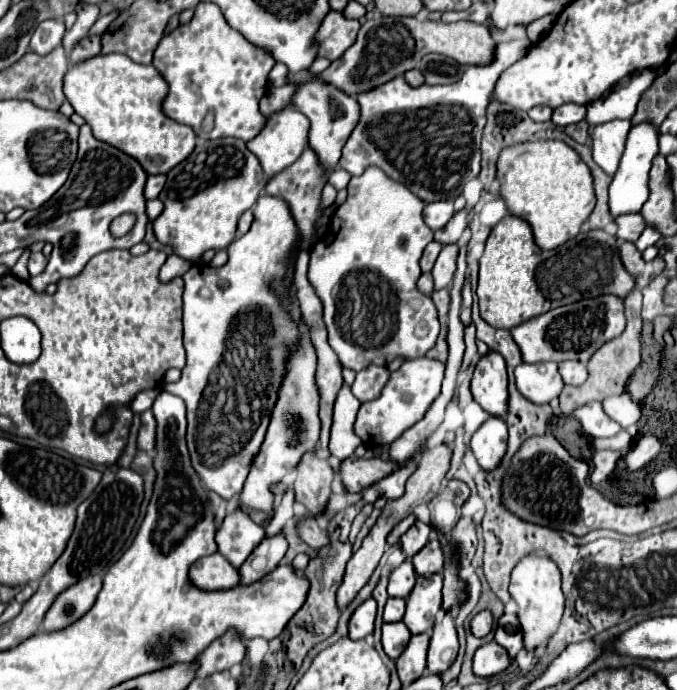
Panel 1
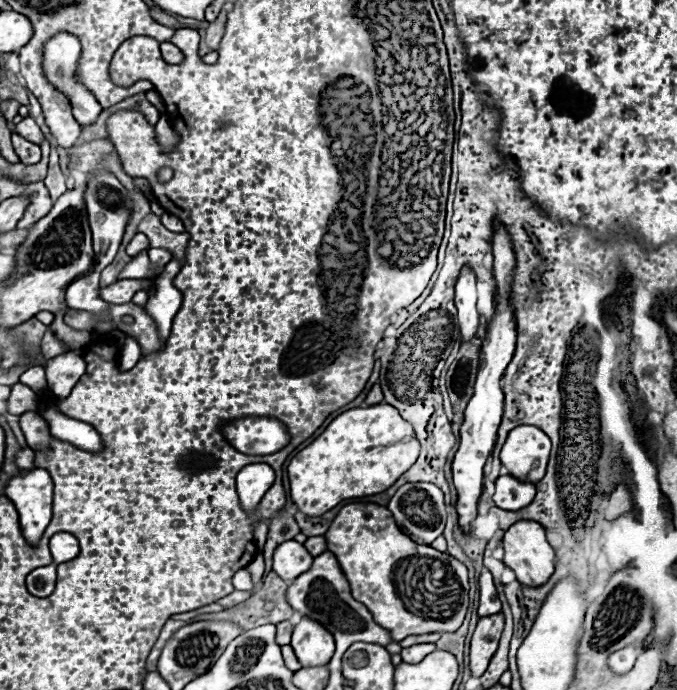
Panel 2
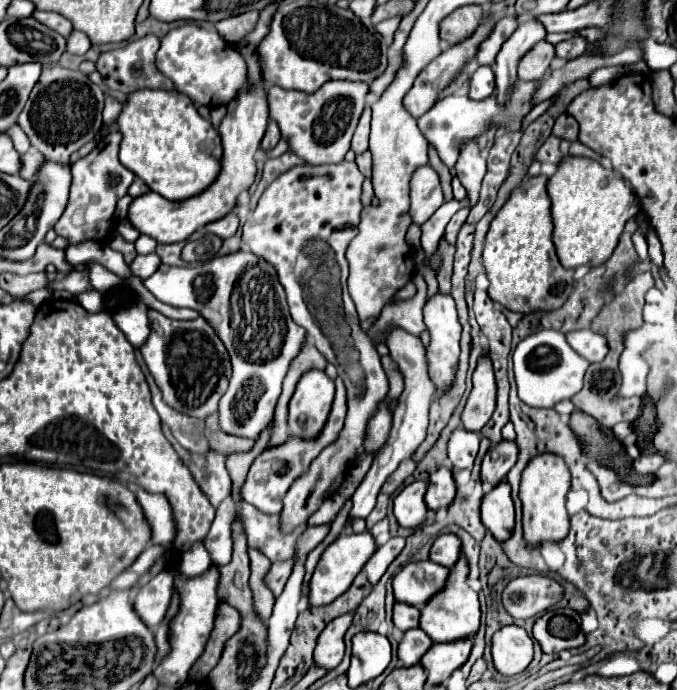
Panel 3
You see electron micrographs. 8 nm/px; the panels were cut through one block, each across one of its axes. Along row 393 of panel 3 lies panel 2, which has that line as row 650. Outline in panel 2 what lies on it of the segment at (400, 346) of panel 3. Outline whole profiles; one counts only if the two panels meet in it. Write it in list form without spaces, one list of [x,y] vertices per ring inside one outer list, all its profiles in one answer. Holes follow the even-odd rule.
[[[414,644],[410,648],[402,648],[402,660],[408,664],[416,664],[434,650],[436,650],[436,644]]]

